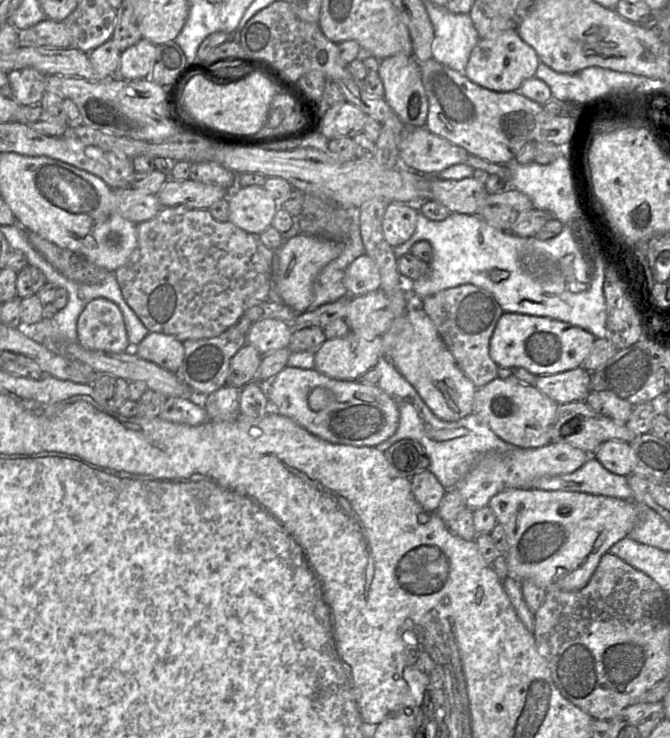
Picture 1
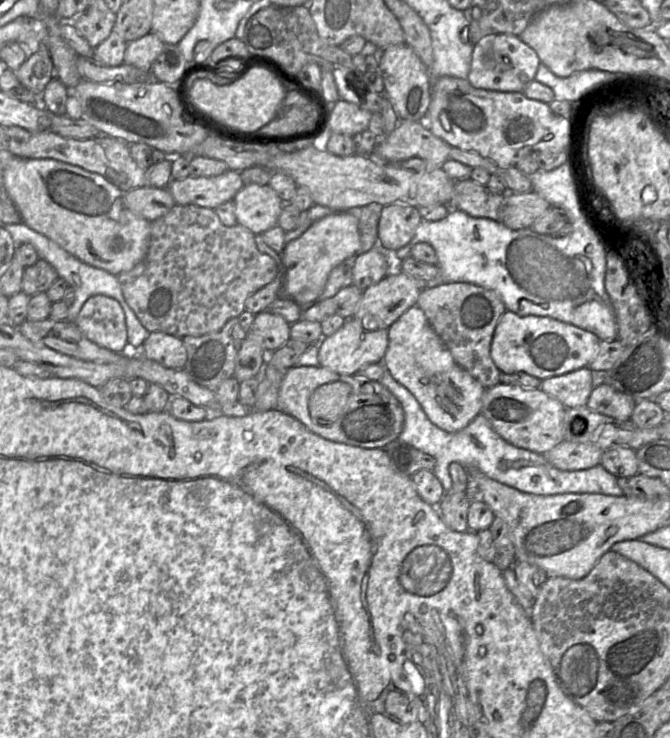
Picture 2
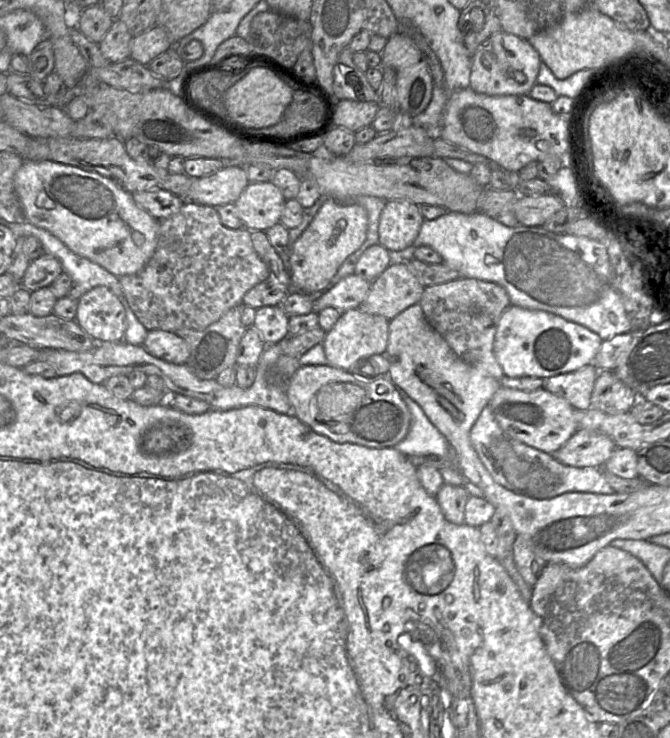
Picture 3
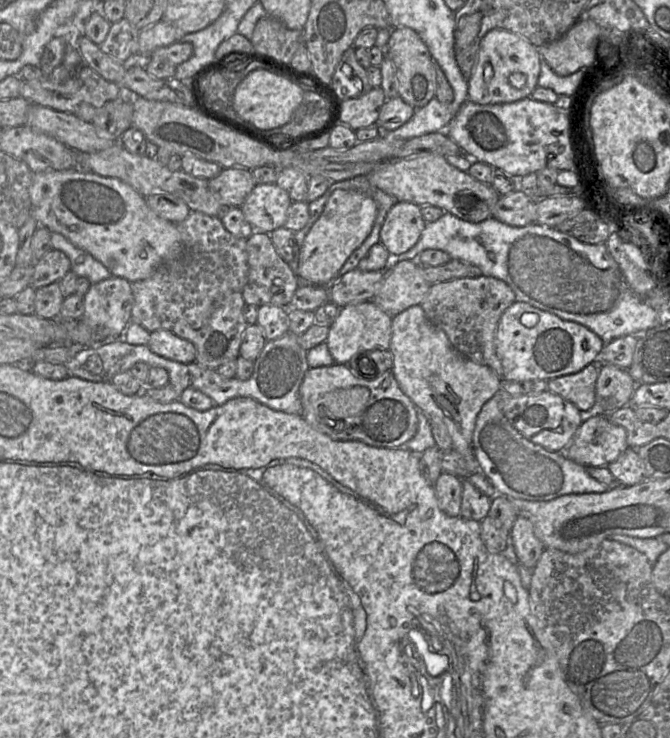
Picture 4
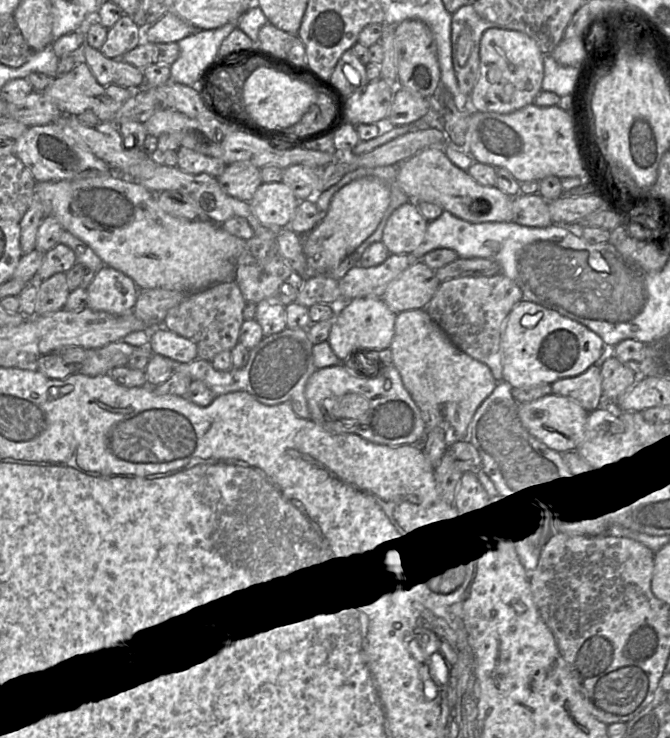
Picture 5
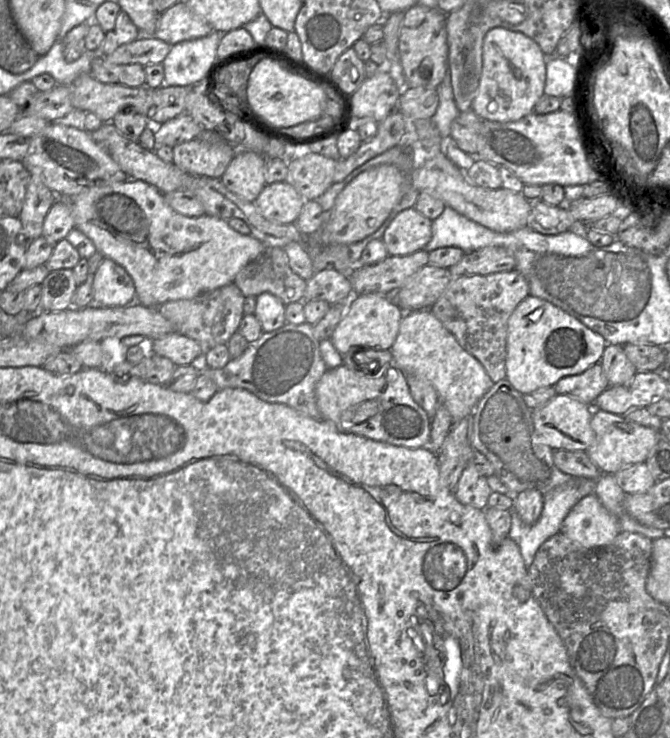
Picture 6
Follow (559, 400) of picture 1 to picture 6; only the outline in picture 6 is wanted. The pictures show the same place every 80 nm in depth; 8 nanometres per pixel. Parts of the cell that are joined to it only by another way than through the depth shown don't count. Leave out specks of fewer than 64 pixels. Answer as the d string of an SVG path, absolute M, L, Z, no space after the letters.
M596 363L581 374L563 377L554 389L558 395L574 397L595 409L596 398L609 386L601 364Z

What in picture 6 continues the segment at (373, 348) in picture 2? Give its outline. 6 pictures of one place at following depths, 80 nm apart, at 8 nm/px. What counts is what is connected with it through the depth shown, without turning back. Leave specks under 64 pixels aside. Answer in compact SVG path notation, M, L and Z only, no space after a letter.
M366 293L350 299L344 316L330 338L334 348L342 356L352 347L390 350L396 340L404 311L389 296L391 295Z

